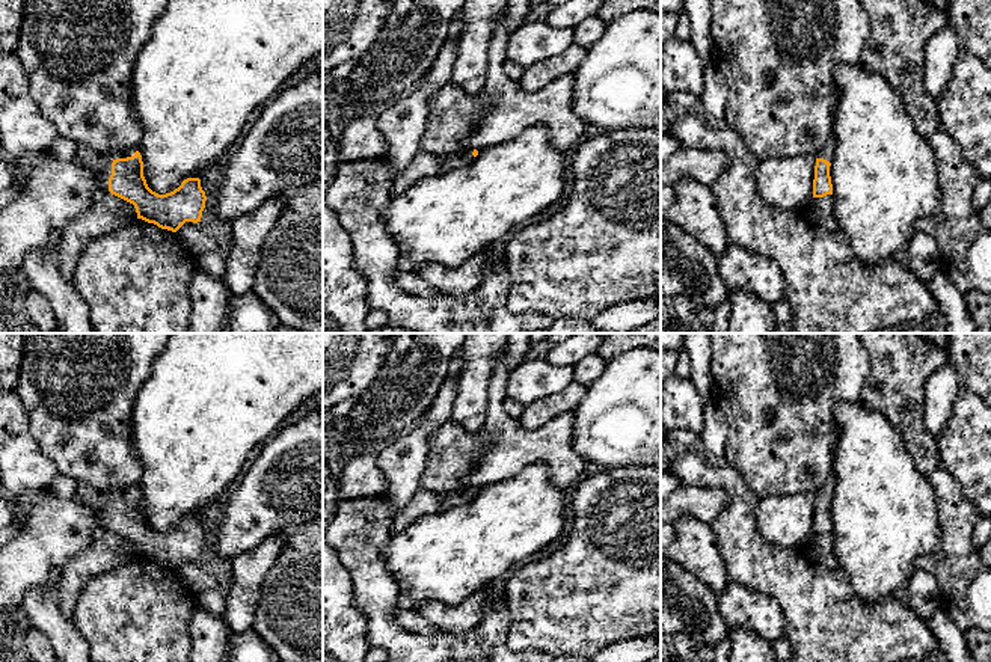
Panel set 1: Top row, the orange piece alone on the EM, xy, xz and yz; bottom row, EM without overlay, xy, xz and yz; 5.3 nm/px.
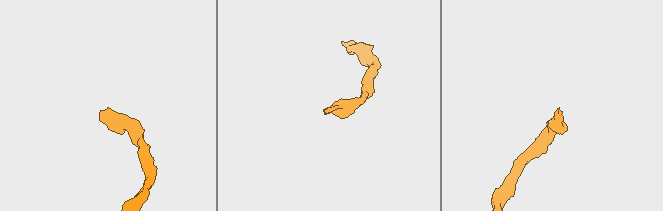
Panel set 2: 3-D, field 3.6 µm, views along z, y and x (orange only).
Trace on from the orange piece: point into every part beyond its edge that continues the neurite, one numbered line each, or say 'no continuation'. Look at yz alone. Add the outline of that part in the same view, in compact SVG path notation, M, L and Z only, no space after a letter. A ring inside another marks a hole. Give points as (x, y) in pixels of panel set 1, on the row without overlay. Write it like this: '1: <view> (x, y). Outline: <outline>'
1: yz (827, 490). Outline: M830 475L824 484L824 487L816 493L816 496L824 496L827 499L833 499L836 487L836 477Z

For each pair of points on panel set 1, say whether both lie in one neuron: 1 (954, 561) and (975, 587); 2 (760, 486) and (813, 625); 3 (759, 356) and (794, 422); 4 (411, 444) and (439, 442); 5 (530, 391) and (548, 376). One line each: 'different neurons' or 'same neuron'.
1: same neuron
2: different neurons
3: same neuron
4: different neurons
5: same neuron

